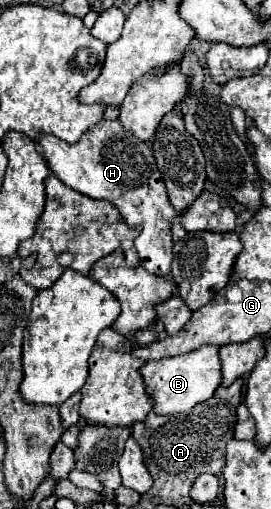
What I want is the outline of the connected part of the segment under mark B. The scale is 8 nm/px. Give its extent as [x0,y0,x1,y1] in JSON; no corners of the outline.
[140,345,222,415]

